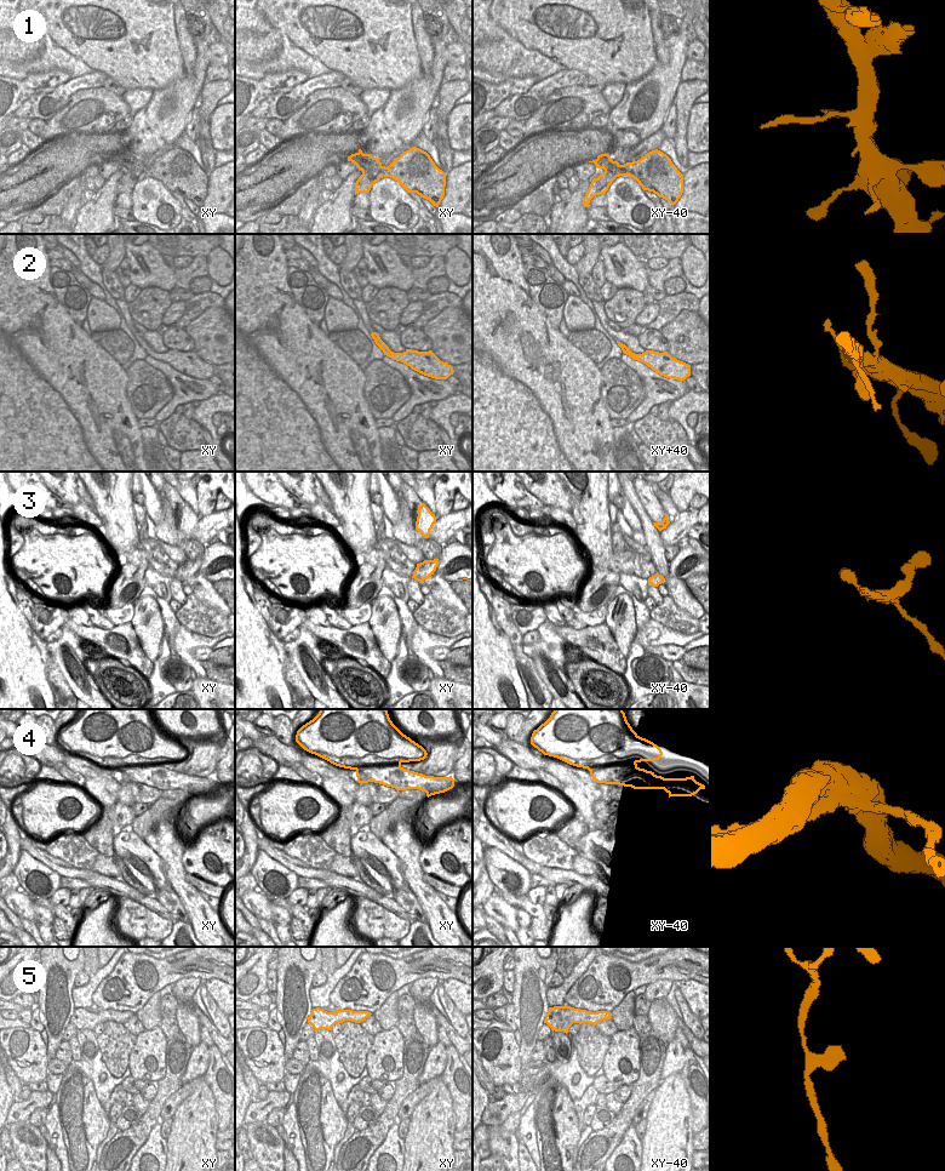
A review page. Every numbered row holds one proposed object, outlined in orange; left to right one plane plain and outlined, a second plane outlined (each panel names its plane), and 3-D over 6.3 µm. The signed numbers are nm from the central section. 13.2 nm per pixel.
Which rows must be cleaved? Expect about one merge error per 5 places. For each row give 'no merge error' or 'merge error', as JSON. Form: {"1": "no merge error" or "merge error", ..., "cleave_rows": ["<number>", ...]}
{"1": "no merge error", "2": "no merge error", "3": "no merge error", "4": "no merge error", "5": "no merge error", "cleave_rows": []}

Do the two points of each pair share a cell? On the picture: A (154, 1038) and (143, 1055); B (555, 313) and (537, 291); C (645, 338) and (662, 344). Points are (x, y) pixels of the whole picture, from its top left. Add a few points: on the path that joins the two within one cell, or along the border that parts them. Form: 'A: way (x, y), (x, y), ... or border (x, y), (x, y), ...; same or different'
A: way (153, 1041), (147, 1051); same
B: way (548, 309), (538, 303), (538, 298); same
C: way (648, 340), (658, 343); same

